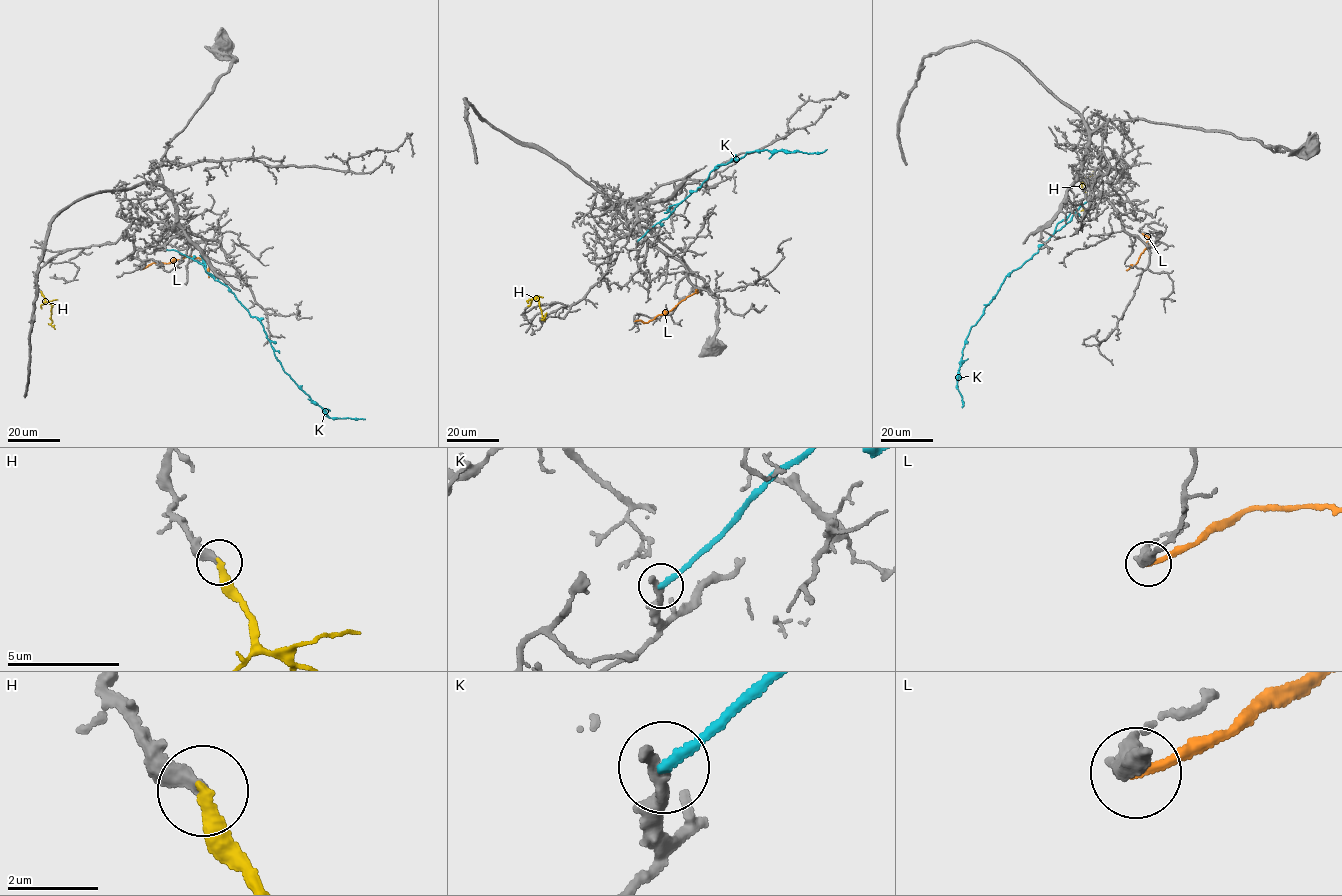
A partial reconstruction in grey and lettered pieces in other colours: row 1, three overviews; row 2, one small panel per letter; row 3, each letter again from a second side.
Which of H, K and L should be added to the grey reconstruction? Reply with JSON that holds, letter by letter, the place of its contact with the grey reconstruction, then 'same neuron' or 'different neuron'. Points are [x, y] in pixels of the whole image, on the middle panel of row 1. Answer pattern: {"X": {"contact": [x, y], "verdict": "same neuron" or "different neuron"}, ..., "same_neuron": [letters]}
{"H": {"contact": [528, 306], "verdict": "same neuron"}, "K": {"contact": [637, 241], "verdict": "different neuron"}, "L": {"contact": [635, 321], "verdict": "different neuron"}, "same_neuron": ["H"]}

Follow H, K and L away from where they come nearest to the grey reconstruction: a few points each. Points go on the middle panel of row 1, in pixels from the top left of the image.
H: (528, 306), (537, 298), (545, 319), (546, 312)
K: (637, 241), (697, 191), (714, 166), (748, 152), (827, 149)
L: (635, 321), (649, 322), (667, 313), (698, 292), (697, 289)

